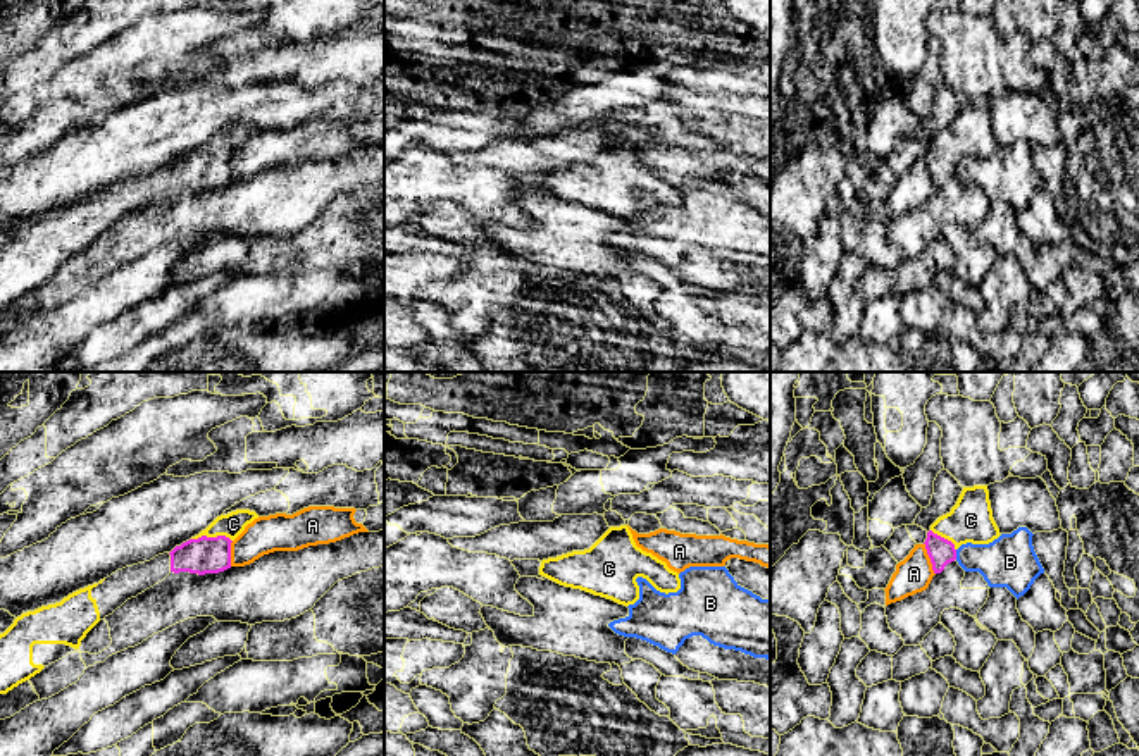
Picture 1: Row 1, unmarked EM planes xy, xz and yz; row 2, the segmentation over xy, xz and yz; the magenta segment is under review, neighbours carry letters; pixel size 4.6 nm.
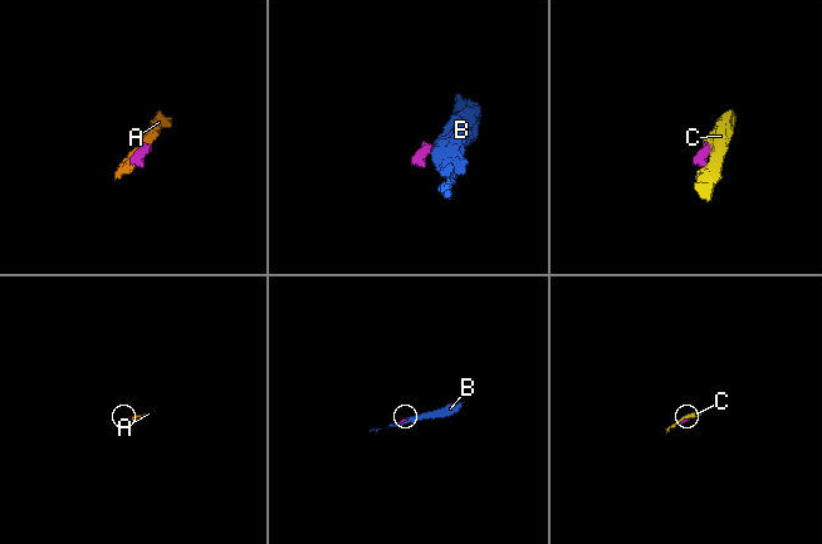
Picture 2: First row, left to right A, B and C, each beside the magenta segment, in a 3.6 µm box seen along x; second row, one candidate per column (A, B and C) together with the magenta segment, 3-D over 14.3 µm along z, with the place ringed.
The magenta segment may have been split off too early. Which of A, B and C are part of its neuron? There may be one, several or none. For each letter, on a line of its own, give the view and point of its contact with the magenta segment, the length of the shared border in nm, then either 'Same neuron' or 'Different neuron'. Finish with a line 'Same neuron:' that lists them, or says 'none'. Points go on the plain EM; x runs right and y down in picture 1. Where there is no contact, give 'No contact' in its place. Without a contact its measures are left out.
A: Touches magenta at yz (929, 171). Shared border 160 nm. Different neuron
B: Touches magenta at yz (955, 169). Shared border 50 nm. Different neuron
C: Touches magenta at xy (212, 152). Shared border 190 nm. Same neuron
Same neuron: C

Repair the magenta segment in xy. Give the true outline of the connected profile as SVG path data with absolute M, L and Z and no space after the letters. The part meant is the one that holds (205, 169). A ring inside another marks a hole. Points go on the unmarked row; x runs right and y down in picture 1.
M236 124L217 131L205 145L176 160L171 169L171 186L219 188L231 183L231 157L258 129L250 124Z

